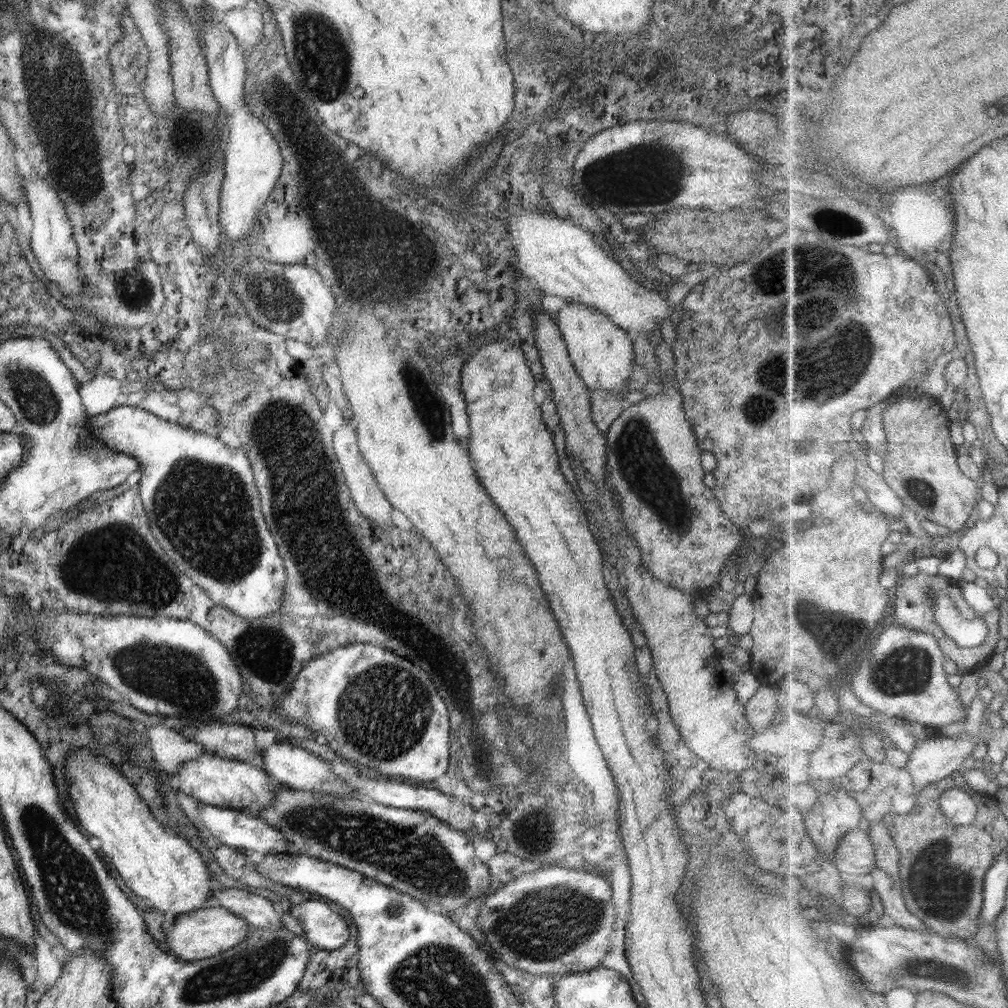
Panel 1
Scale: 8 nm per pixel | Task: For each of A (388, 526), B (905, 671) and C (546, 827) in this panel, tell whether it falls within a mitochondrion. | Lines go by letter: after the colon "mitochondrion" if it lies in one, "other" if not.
A: other
B: mitochondrion
C: mitochondrion

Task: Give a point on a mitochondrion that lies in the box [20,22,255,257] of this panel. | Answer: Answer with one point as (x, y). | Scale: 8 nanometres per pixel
(60, 49)

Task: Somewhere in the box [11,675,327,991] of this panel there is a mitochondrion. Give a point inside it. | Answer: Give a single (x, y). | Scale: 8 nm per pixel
(73, 892)

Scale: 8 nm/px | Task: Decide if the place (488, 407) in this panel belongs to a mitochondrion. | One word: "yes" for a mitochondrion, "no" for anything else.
no

